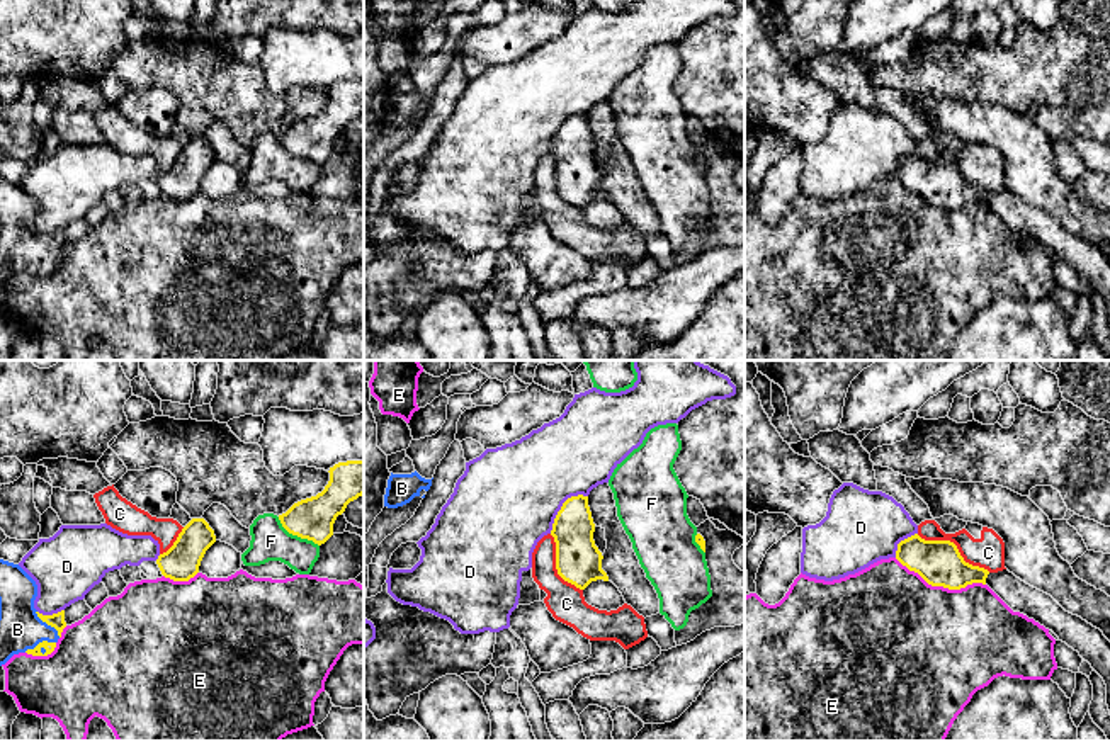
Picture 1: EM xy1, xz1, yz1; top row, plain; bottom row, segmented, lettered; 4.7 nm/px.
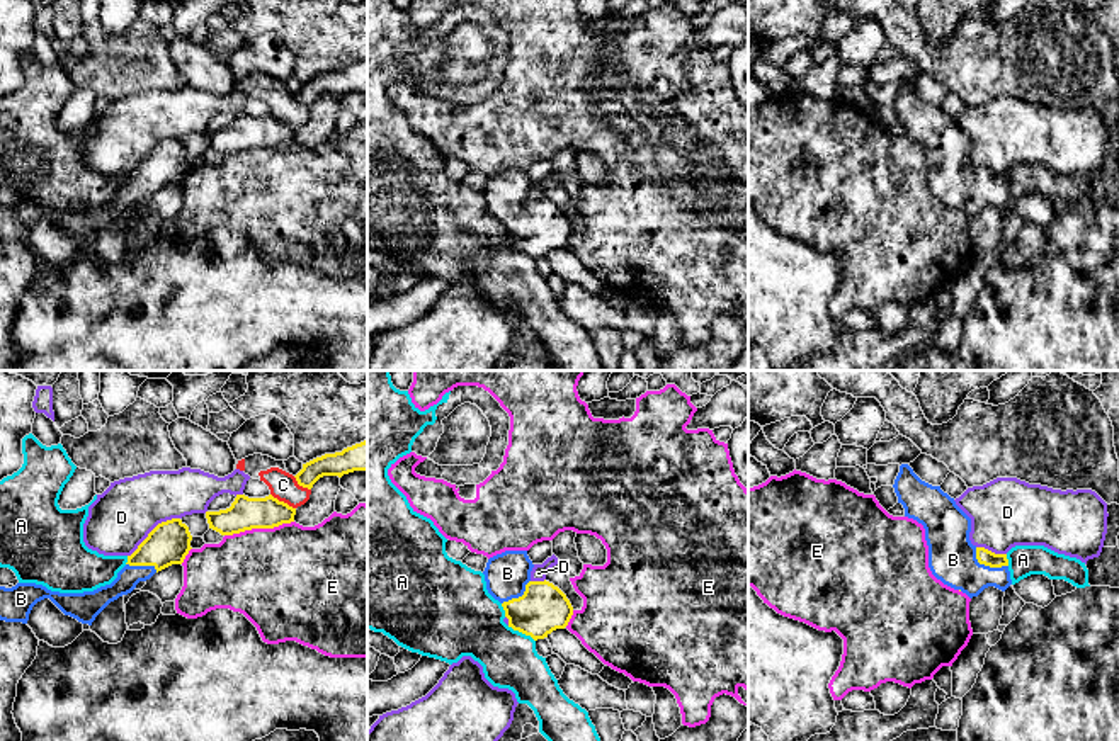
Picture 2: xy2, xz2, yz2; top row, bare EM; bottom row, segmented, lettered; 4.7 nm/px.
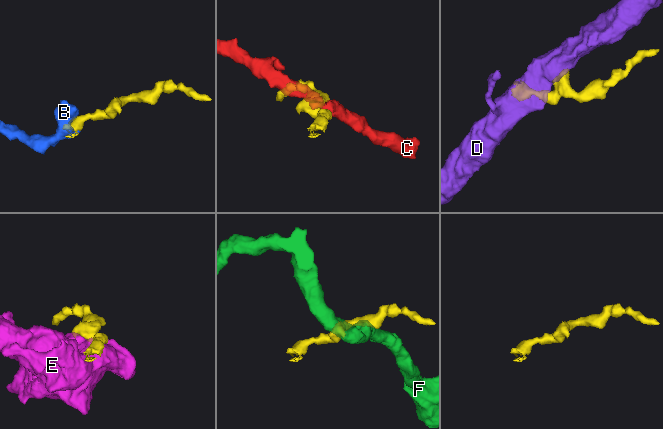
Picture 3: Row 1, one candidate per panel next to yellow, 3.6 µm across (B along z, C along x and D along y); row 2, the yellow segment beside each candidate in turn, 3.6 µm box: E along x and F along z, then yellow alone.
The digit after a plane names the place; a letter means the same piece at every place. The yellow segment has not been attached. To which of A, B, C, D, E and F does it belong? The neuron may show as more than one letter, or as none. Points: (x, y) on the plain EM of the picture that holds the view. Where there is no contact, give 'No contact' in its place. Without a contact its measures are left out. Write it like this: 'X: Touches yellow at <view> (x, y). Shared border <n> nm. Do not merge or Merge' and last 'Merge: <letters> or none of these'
A: Touches yellow at xz2 (521, 250). Shared border 150 nm. Do not merge
B: Touches yellow at yz2 (987, 184). Shared border 180 nm. Merge
C: Touches yellow at yz1 (956, 165). Shared border 400 nm. Do not merge
D: Touches yellow at xy2 (152, 150). Shared border 320 nm. Do not merge
E: Touches yellow at yz1 (940, 204). Shared border 460 nm. Do not merge
F: Touches yellow at xy1 (296, 153). Shared border 240 nm. Do not merge
Merge: B

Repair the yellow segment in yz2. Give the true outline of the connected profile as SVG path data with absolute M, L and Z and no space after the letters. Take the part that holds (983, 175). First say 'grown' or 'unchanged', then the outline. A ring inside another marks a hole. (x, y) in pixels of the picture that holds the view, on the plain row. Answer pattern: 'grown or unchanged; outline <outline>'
grown; outline M901 83L893 107L905 136L925 148L929 187L937 199L969 218L988 206L1005 211L1012 204L1007 173L971 163L971 138L940 105L922 100Z

